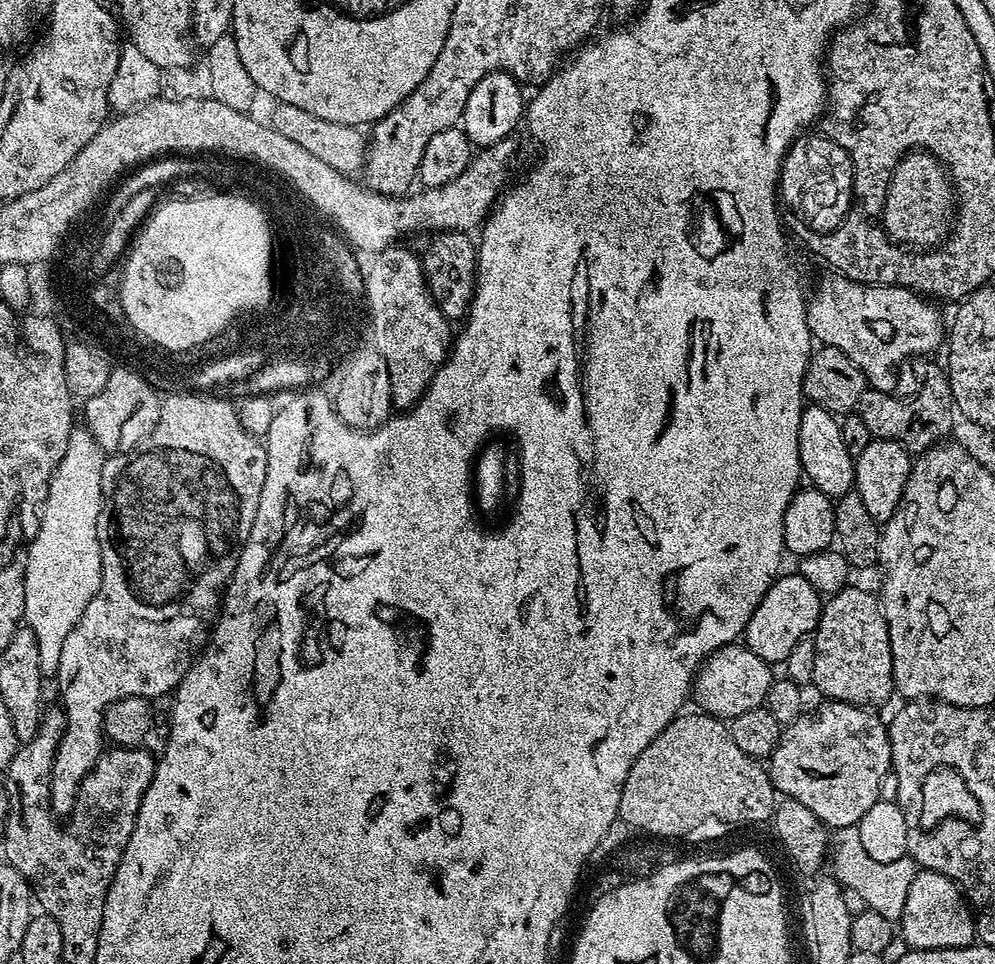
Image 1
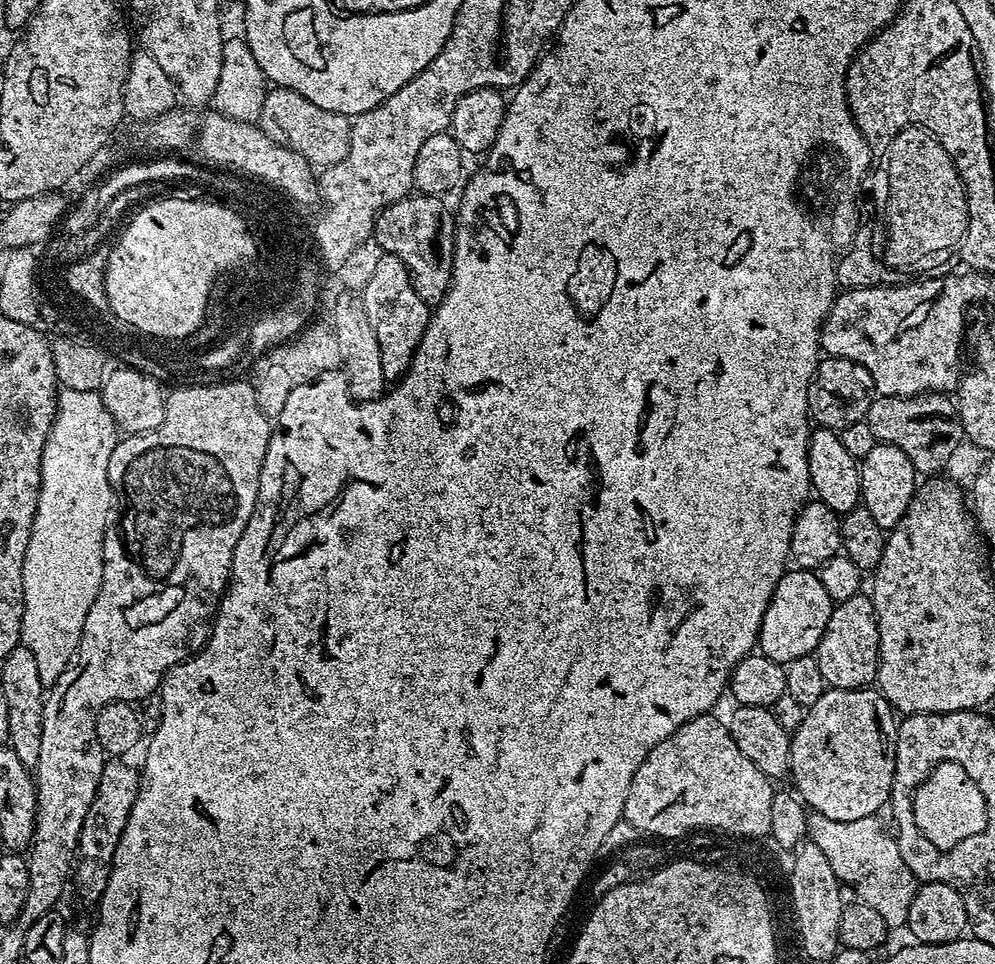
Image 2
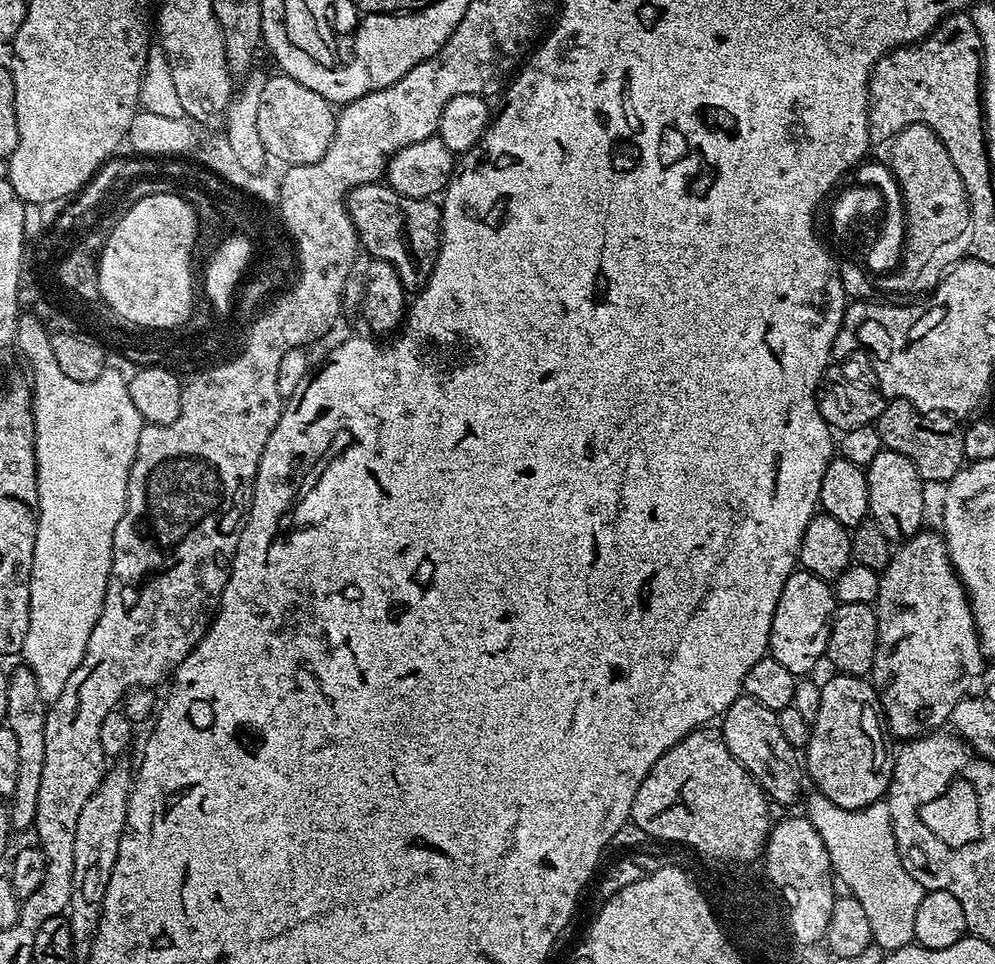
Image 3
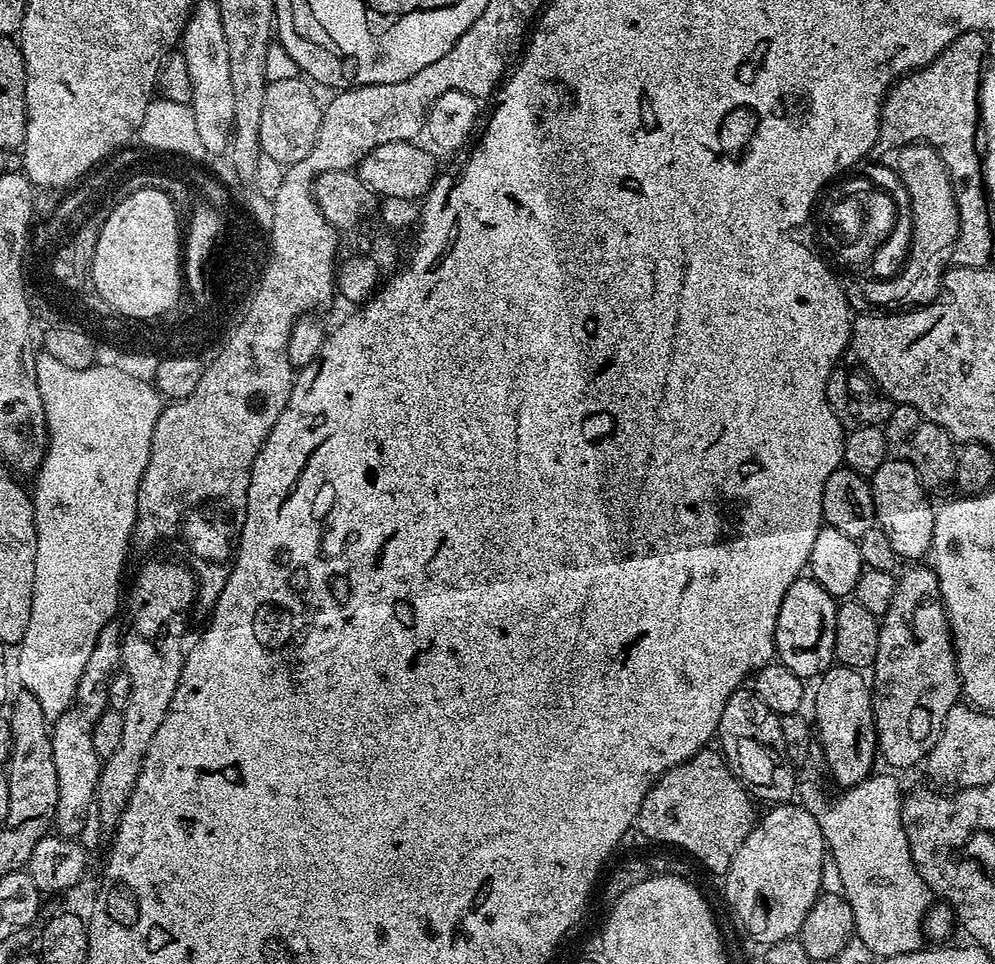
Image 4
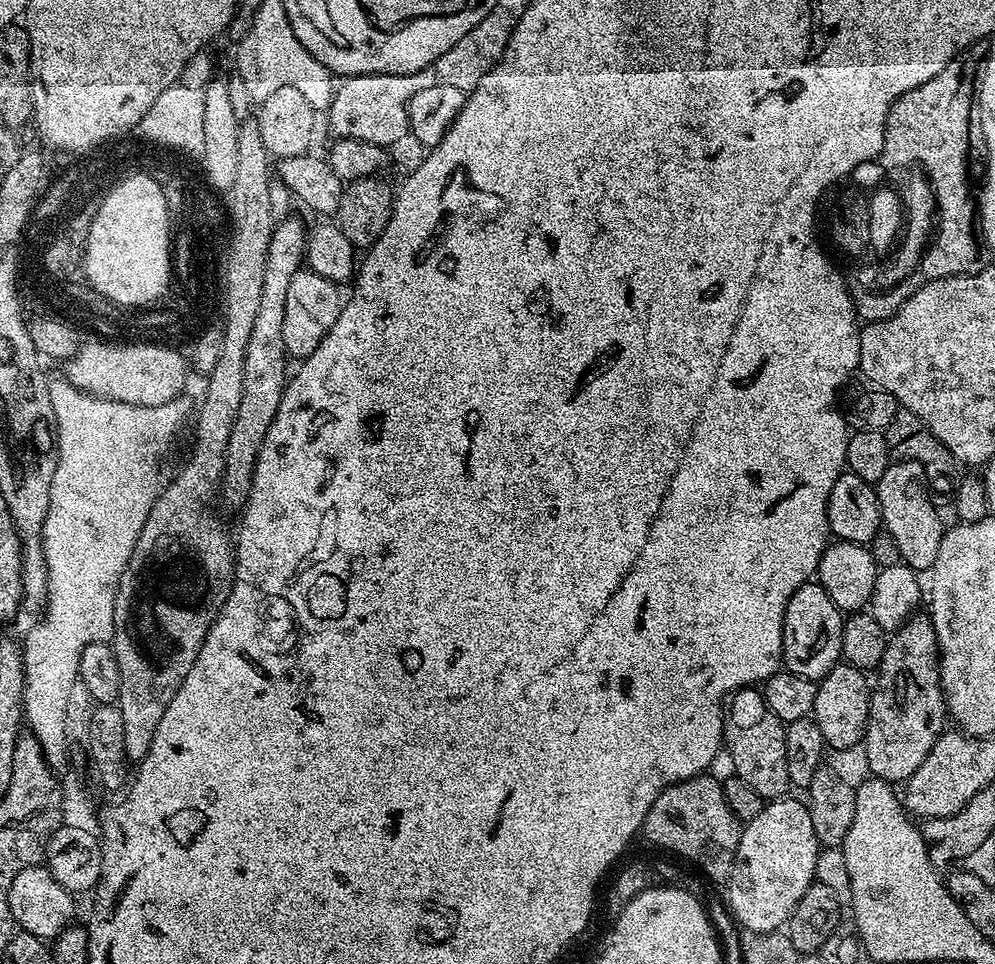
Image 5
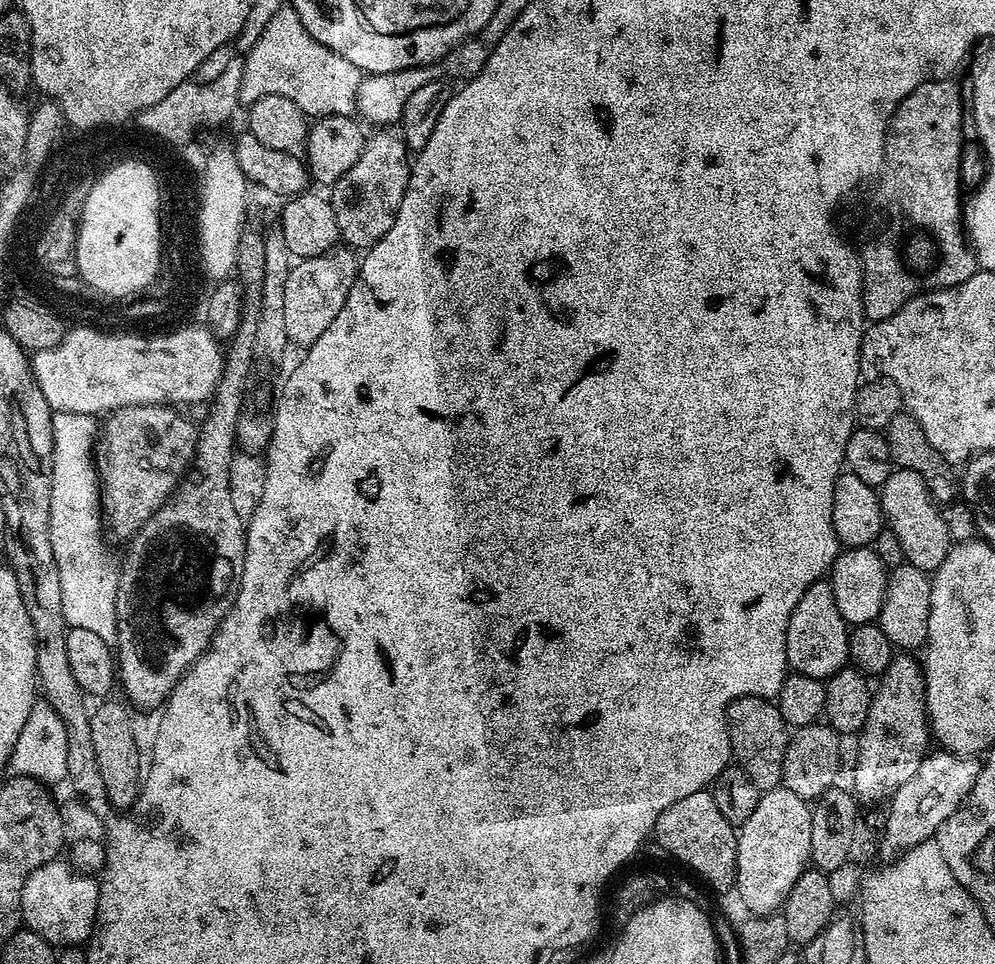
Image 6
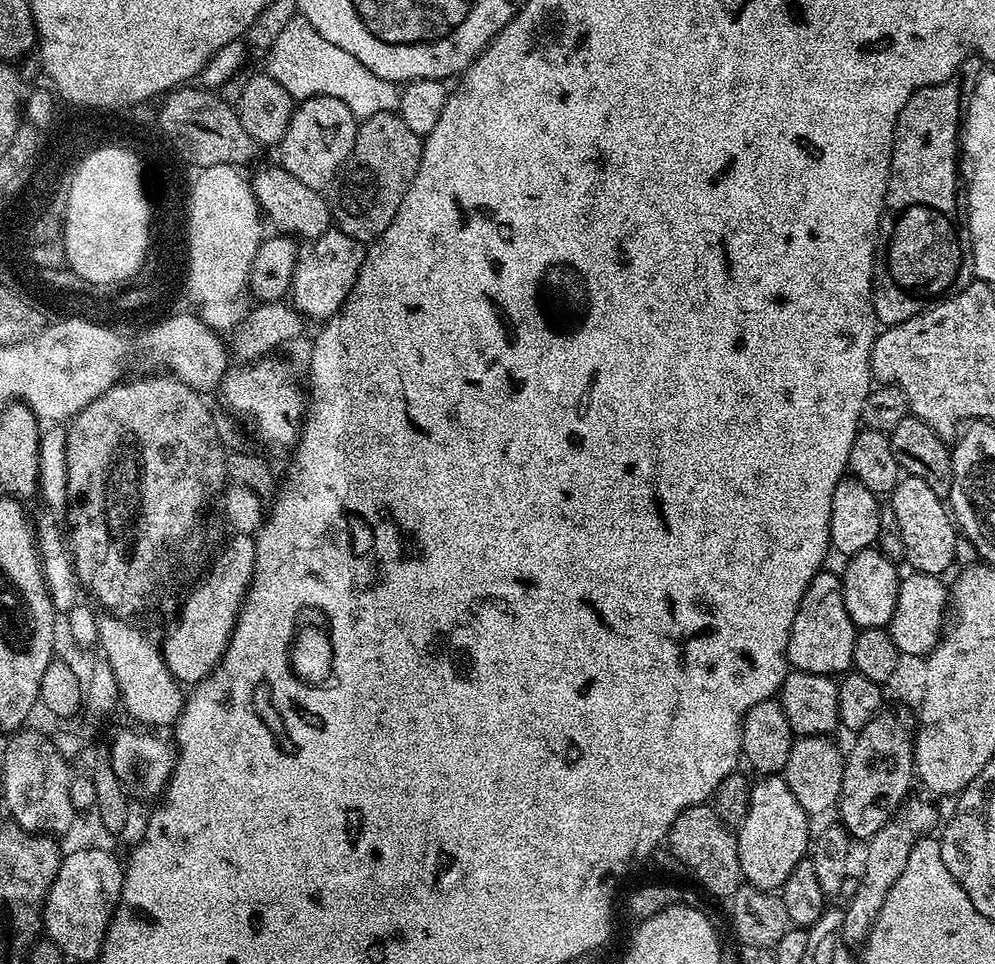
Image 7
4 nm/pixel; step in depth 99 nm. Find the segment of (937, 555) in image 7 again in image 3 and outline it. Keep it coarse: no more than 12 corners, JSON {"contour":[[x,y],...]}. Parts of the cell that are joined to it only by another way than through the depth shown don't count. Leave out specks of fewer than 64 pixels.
{"contour":[[882,450],[868,464],[868,514],[888,541],[921,531],[914,462]]}

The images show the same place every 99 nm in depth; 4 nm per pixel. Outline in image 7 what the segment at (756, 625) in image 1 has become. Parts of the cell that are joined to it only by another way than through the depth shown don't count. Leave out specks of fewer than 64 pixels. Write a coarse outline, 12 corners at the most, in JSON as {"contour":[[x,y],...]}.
{"contour":[[821,570],[790,626],[788,663],[836,678],[858,629],[843,579]]}

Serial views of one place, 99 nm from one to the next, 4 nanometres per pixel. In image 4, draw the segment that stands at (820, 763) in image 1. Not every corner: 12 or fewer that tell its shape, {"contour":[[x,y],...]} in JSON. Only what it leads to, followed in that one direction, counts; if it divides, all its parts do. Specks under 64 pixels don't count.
{"contour":[[829,668],[814,728],[841,789],[878,760],[863,671]]}

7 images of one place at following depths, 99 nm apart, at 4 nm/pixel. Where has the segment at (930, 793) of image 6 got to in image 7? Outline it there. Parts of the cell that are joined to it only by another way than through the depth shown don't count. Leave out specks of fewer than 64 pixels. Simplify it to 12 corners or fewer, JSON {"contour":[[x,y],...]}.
{"contour":[[909,799],[867,841],[840,939],[863,945],[910,850],[936,824]]}

